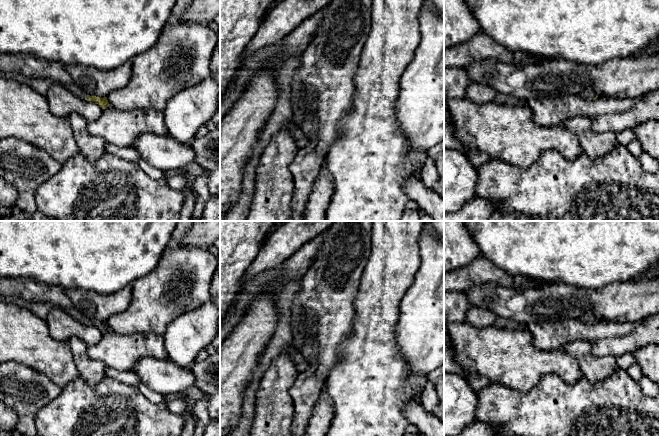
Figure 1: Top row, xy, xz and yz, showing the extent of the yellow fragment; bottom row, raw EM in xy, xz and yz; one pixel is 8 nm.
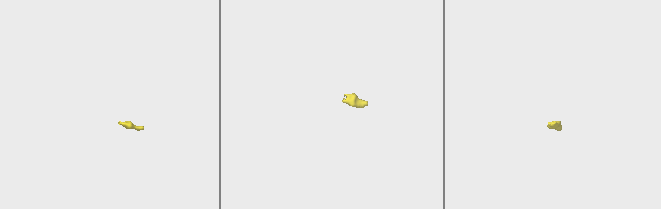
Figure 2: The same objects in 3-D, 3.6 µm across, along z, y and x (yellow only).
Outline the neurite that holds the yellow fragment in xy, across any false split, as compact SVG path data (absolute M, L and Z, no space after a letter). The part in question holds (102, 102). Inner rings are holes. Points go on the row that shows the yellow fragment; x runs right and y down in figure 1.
M0 53L0 72L22 74L29 78L49 79L70 90L74 95L97 103L102 109L109 106L107 97L87 95L79 88L65 69L65 64L40 59L30 54Z

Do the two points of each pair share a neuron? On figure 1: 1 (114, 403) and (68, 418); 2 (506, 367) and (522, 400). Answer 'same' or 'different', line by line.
1: same
2: different

